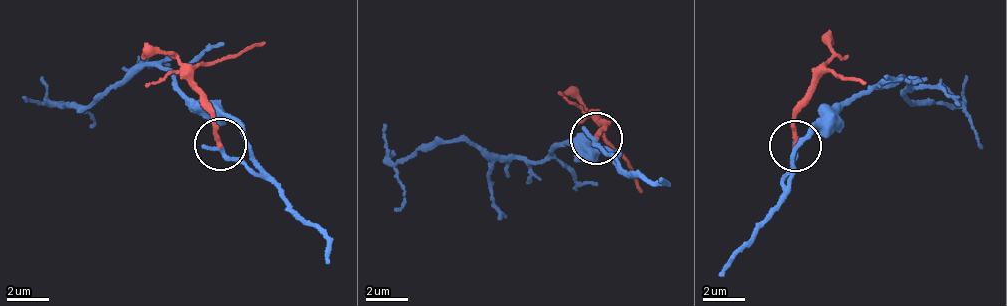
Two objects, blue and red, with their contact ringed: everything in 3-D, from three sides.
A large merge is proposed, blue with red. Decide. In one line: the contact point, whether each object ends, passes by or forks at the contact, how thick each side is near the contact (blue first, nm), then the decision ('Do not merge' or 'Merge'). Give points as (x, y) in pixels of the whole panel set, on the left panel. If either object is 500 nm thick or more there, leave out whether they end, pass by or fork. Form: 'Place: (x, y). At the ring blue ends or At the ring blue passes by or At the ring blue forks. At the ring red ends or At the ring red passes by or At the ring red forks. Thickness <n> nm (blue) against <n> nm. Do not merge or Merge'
Place: (220, 144). At the ring blue ends. At the ring red ends. Thickness 240 nm (blue) against 200 nm. Do not merge

